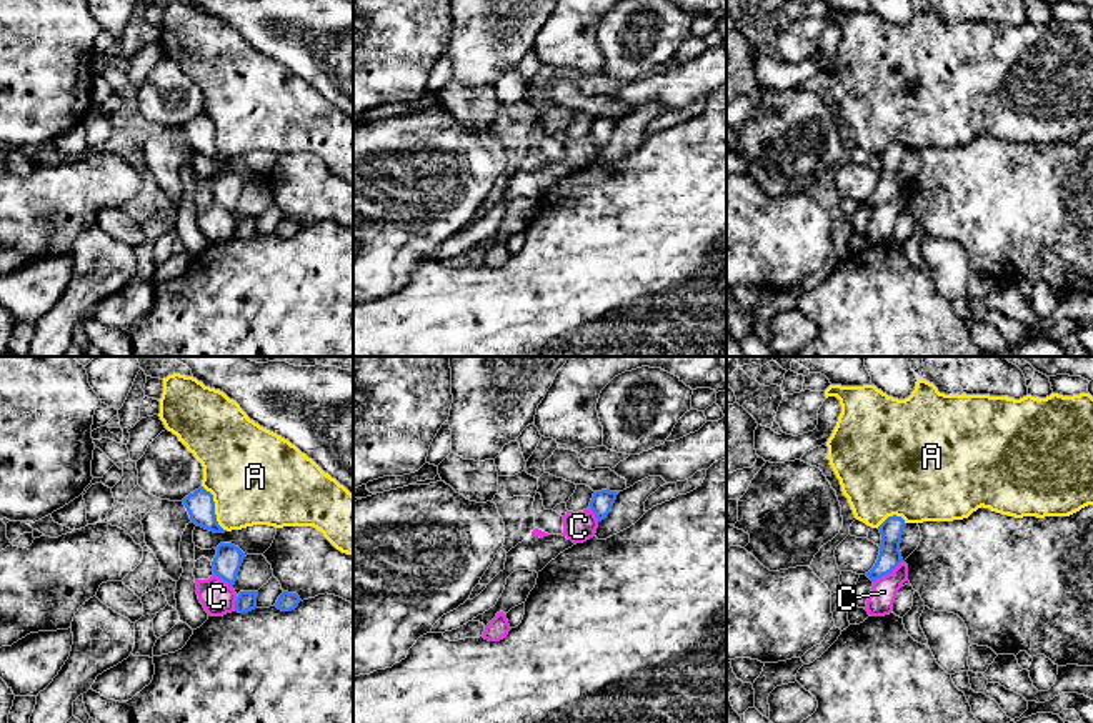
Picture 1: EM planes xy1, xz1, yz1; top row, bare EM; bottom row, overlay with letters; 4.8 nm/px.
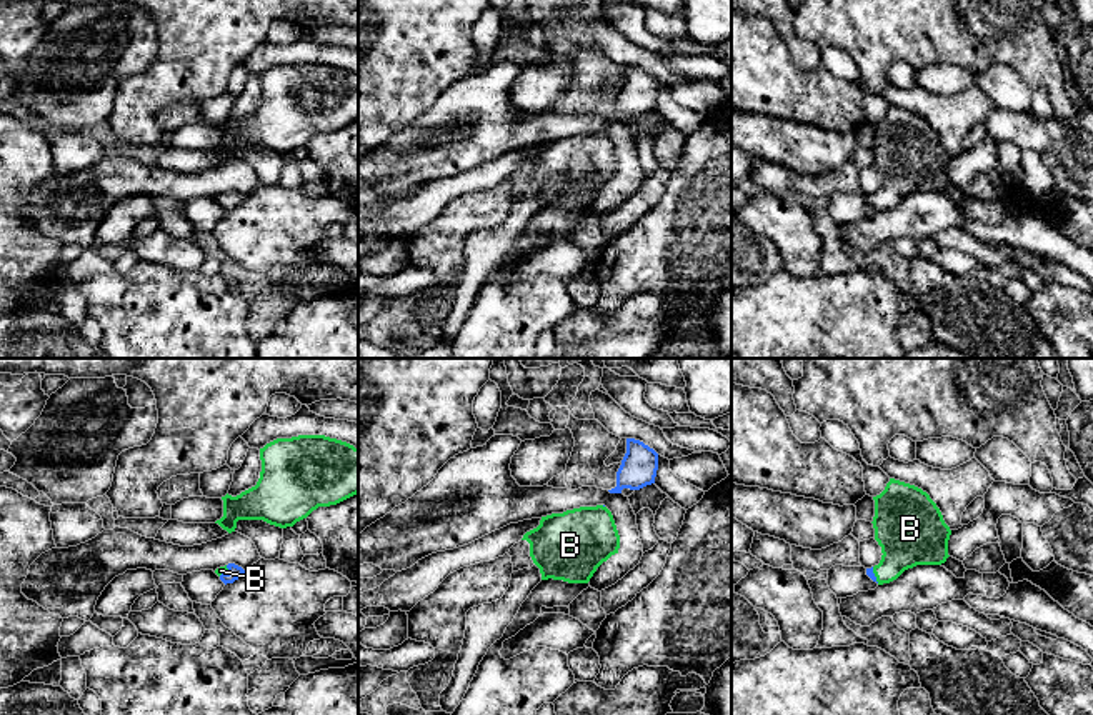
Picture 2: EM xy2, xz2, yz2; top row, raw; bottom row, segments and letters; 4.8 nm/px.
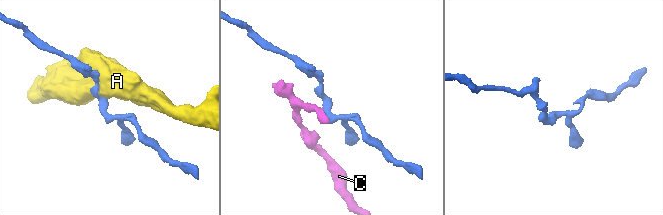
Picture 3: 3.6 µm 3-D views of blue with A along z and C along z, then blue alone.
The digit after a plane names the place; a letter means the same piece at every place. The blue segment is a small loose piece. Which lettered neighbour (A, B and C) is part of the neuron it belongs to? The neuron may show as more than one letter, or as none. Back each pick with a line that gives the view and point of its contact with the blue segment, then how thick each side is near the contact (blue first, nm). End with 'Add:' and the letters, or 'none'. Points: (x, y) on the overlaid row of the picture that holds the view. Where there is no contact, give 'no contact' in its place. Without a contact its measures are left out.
B: xy2 (225, 574) | 70/40 nm
Add: B

